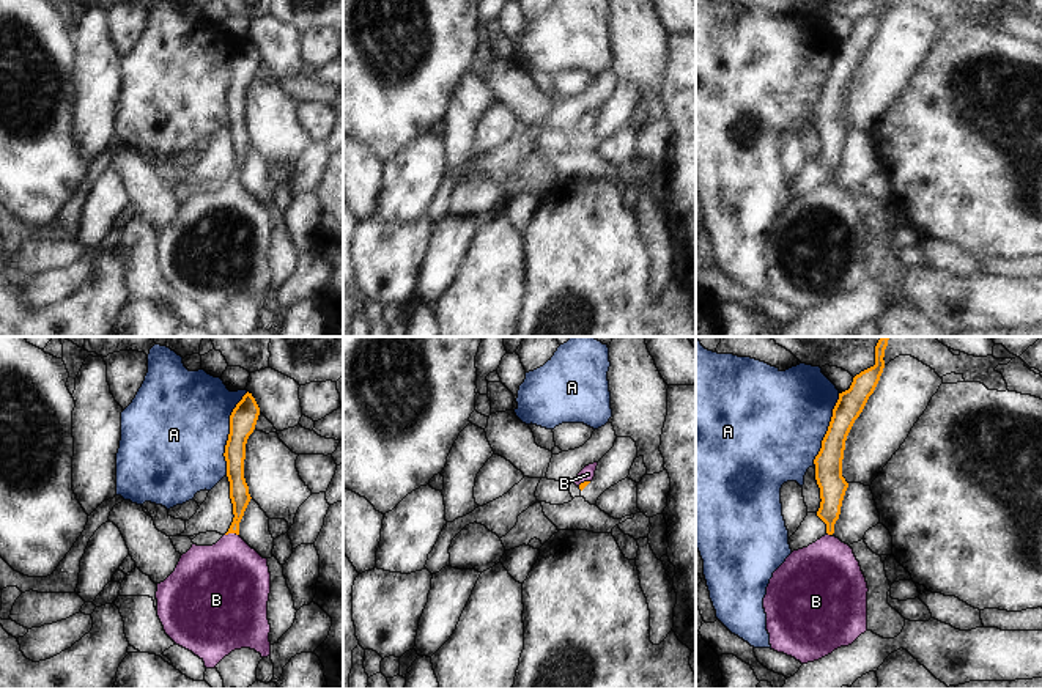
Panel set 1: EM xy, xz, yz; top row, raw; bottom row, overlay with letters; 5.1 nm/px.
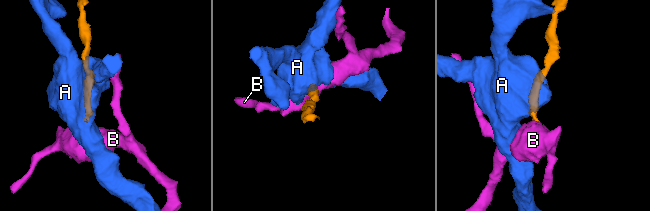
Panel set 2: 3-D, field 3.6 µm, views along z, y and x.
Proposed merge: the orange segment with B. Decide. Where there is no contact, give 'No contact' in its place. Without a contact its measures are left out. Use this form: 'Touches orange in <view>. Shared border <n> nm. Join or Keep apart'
Touches orange in xy. Shared border 70 nm. Join

